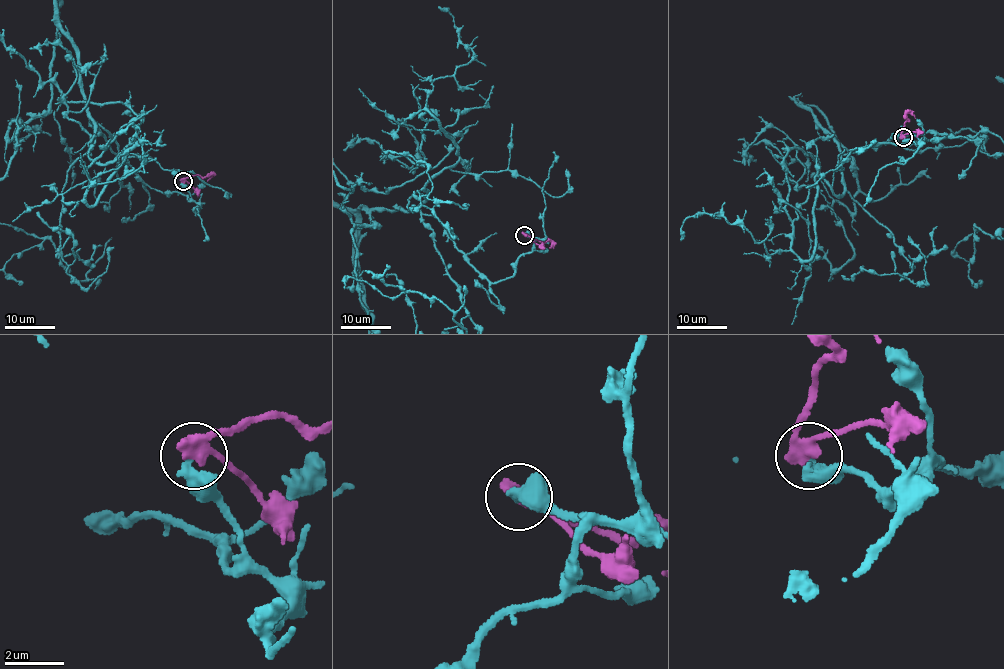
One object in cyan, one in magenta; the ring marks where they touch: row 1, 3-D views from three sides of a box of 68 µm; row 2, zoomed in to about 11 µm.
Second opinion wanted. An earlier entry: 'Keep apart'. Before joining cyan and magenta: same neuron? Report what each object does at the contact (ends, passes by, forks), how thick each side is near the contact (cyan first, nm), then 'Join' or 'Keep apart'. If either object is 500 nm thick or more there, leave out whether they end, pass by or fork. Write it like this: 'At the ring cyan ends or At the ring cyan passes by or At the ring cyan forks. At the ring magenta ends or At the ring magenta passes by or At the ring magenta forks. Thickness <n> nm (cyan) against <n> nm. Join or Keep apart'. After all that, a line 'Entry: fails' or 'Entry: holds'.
At the ring cyan ends. At the ring magenta passes by. Thickness 360 nm (cyan) against 400 nm. Keep apart
Entry: holds

